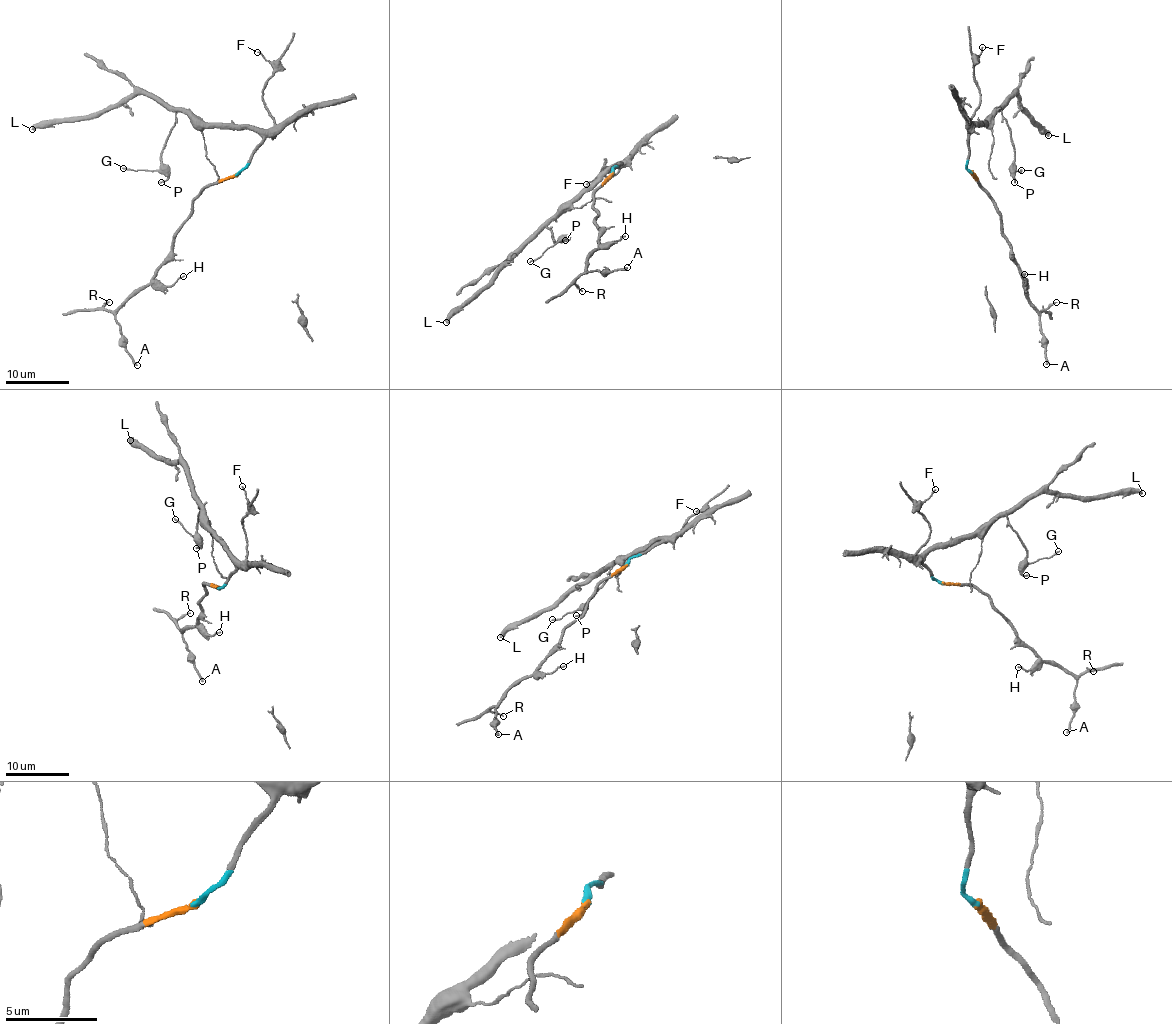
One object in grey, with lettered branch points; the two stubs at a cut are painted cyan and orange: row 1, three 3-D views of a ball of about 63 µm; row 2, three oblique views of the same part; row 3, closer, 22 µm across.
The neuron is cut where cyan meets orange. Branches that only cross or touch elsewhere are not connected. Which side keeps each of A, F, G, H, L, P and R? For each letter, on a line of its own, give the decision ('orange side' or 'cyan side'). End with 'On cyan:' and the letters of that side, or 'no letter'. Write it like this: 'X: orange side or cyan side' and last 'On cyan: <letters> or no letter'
A: orange side
F: cyan side
G: cyan side
H: orange side
L: cyan side
P: cyan side
R: orange side
On cyan: F, G, L, P

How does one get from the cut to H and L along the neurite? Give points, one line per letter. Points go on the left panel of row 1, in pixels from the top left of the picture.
H: (235, 175), (214, 182), (194, 200), (191, 215), (175, 235), (172, 256), (155, 277), (171, 285), (184, 276)
L: (235, 175), (244, 168), (260, 135), (250, 129), (206, 127), (141, 93), (85, 117), (42, 121), (31, 129)

